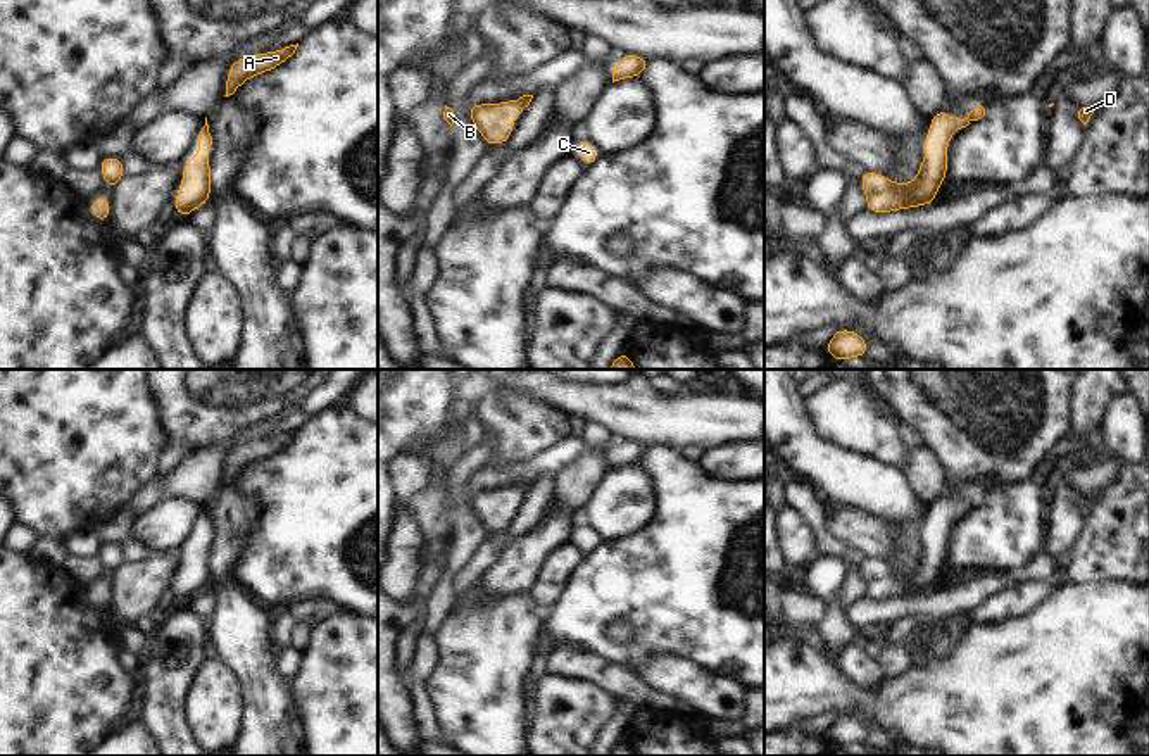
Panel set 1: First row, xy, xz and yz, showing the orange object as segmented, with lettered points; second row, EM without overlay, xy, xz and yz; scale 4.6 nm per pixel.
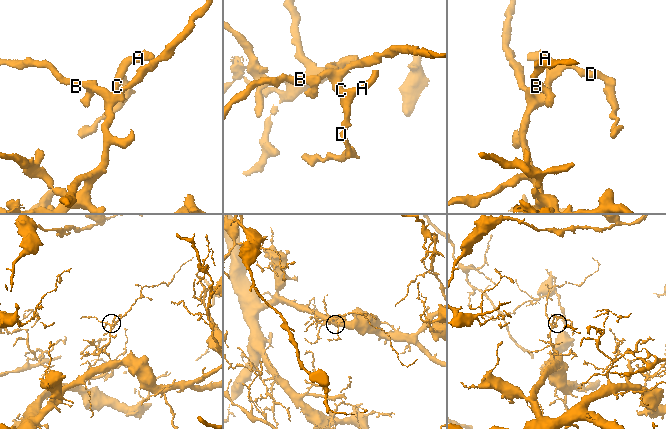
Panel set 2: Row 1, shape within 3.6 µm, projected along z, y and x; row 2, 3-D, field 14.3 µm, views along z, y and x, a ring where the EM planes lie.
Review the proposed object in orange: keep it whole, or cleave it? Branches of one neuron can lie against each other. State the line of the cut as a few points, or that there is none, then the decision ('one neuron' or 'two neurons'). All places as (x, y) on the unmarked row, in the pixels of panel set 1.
cut none; one neuron

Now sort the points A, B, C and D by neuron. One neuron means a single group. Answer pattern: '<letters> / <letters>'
A B C D

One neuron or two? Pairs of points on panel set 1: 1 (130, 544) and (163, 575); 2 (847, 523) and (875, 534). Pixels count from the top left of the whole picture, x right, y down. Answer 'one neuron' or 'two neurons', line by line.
1: two neurons
2: one neuron

